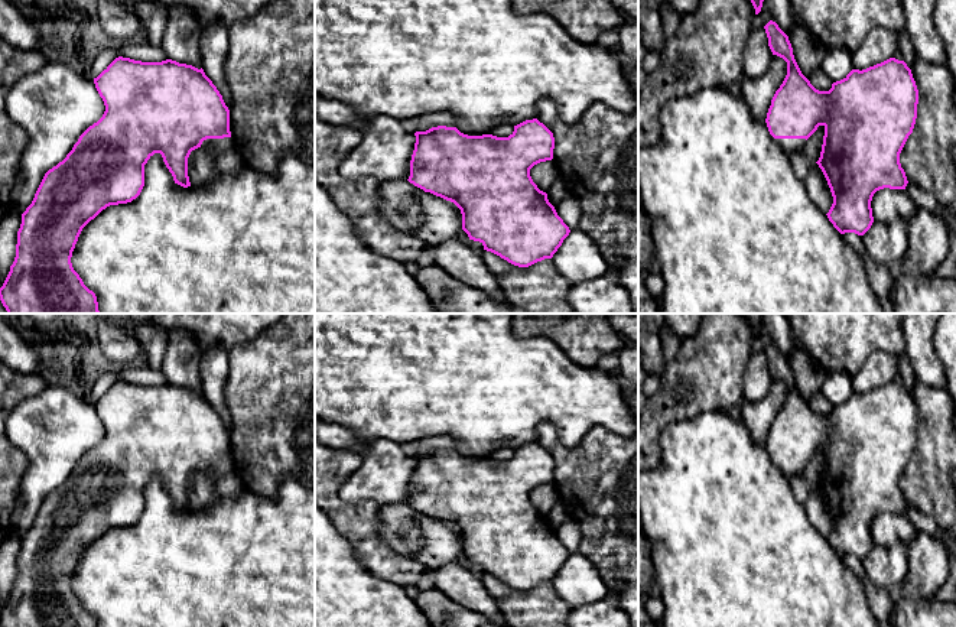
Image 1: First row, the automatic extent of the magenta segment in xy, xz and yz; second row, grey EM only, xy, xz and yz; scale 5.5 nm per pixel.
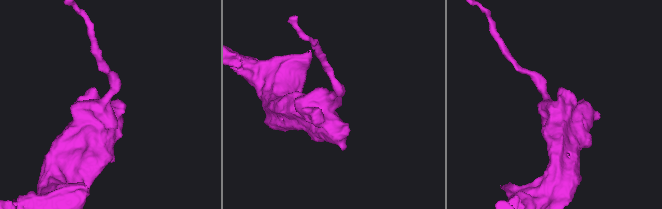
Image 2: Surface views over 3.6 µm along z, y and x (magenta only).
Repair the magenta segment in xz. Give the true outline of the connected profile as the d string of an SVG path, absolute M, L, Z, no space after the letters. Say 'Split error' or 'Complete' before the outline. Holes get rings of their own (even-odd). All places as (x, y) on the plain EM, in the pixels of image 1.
Complete. M537 442L514 449L508 461L492 458L468 459L456 451L438 449L426 455L416 455L414 474L410 484L409 506L414 510L453 526L462 537L462 553L469 563L479 565L491 575L518 591L529 591L544 582L552 582L570 553L549 526L547 517L540 514L530 500L530 493L553 483L553 457Z

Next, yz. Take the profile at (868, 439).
Split error. M770 344L764 353L773 379L787 386L787 399L775 415L767 436L765 446L768 455L786 477L794 477L803 474L807 462L819 449L825 451L822 475L816 487L822 493L833 520L833 527L826 539L840 558L855 556L864 559L874 546L871 532L874 517L884 511L905 513L908 507L900 487L900 477L908 459L913 457L917 442L918 413L911 393L904 384L890 381L862 394L852 393L843 403L833 406L829 415L819 415L801 397L794 383L788 360L778 348Z

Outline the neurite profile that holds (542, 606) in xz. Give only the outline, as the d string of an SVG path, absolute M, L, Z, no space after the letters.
M487 574L481 581L508 627L569 627L572 607L560 598L552 582L518 591Z

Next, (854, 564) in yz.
M845 556L842 558L845 565L853 572L853 575L858 578L858 581L864 585L864 576L865 576L865 571L864 571L864 565L862 565L862 559L858 559L855 556Z

